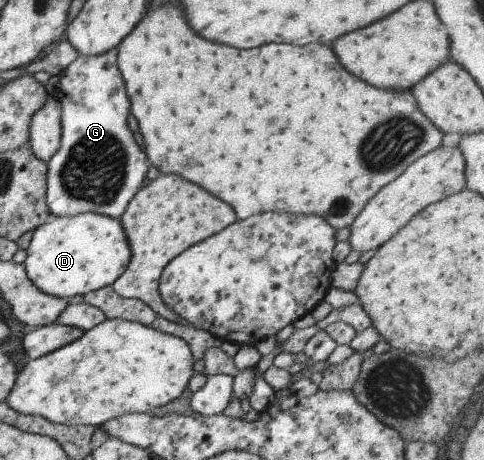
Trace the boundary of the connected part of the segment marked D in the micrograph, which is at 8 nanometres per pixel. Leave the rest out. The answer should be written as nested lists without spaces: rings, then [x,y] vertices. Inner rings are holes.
[[[81,213],[68,217],[55,217],[49,223],[43,223],[35,228],[30,243],[26,249],[23,262],[28,279],[45,294],[65,300],[80,299],[83,295],[112,285],[131,258],[130,246],[119,220],[109,218],[99,213]]]

